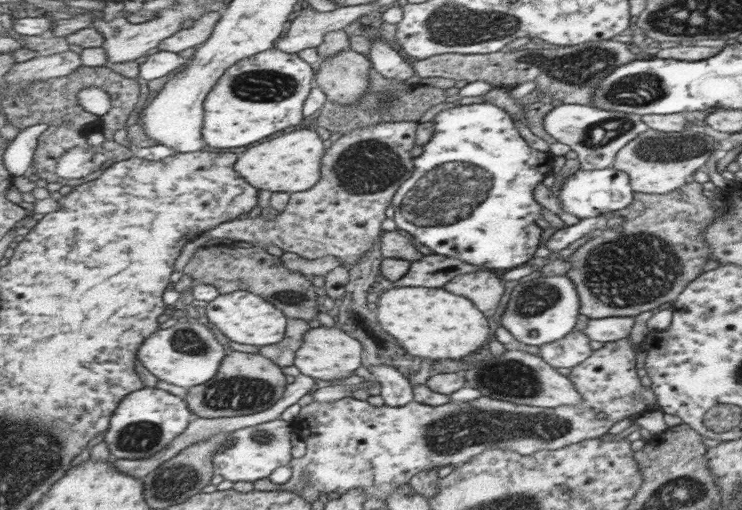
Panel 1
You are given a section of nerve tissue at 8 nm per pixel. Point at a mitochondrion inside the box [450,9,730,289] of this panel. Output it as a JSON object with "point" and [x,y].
{"point":[581,68]}

